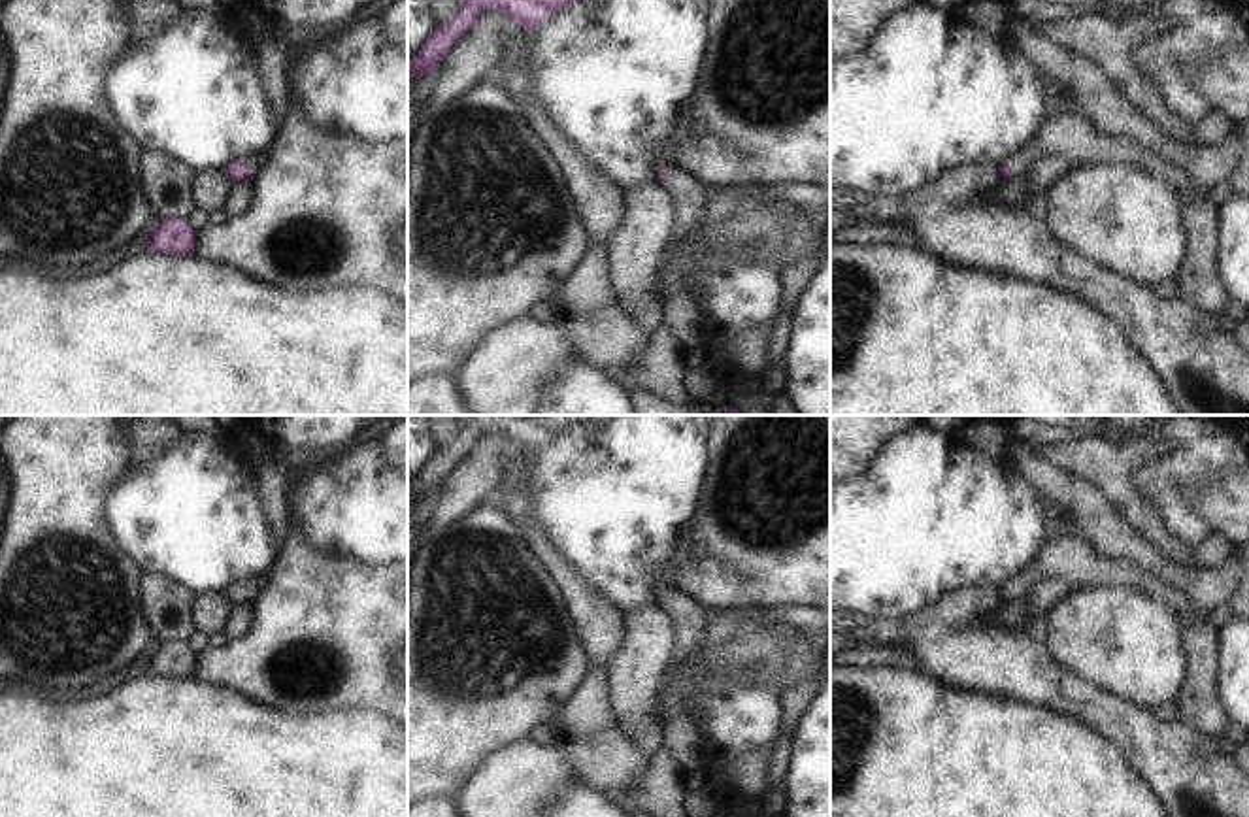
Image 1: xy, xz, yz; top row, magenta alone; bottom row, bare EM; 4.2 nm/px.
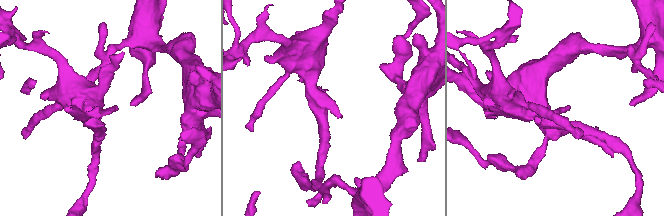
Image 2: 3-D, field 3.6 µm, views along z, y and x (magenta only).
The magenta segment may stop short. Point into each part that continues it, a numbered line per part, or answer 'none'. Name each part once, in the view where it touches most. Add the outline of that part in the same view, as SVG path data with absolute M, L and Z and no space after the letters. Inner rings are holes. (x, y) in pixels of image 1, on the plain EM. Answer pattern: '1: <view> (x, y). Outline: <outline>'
1: yz (1072, 559). Outline: M1051 536L1043 551L1006 585L1017 596L1026 596L1030 587L1045 577L1057 577L1077 587L1132 587L1166 604L1177 617L1185 615L1192 623L1206 617L1181 589L1164 581L1157 572L1126 559L1106 559L1081 536Z

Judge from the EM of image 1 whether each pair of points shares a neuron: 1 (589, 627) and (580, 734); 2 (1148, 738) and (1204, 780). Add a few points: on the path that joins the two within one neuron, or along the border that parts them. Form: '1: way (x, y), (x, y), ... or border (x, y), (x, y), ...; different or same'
1: border (591, 666), (604, 670); different
2: way (1161, 751), (1191, 776); same

